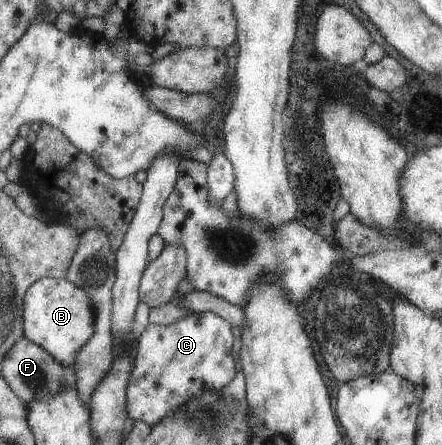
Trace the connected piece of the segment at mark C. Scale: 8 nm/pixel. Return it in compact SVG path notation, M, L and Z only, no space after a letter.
M190 312L168 325L152 325L147 323L143 332L138 336L131 352L130 380L126 386L126 410L131 420L141 420L149 426L162 420L173 409L185 404L189 398L195 398L209 390L220 390L235 376L235 365L231 356L233 334L227 319L213 312Z

